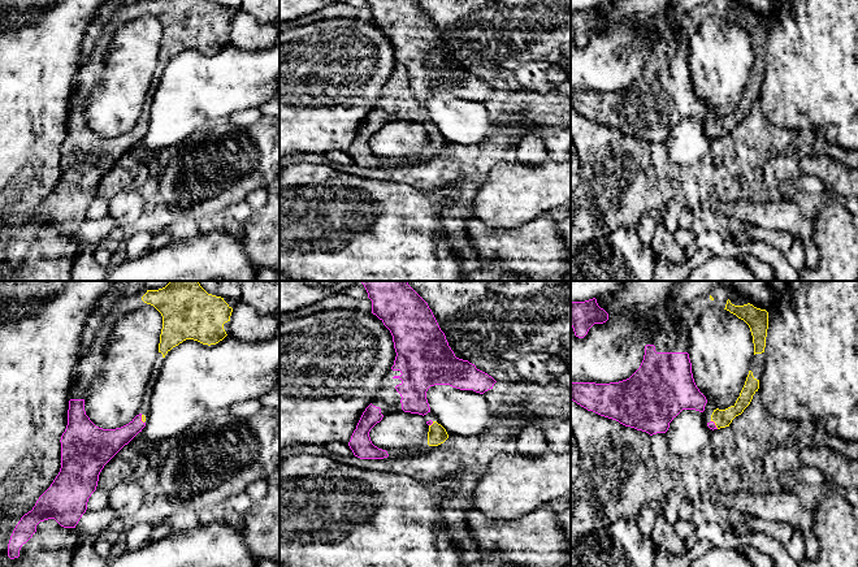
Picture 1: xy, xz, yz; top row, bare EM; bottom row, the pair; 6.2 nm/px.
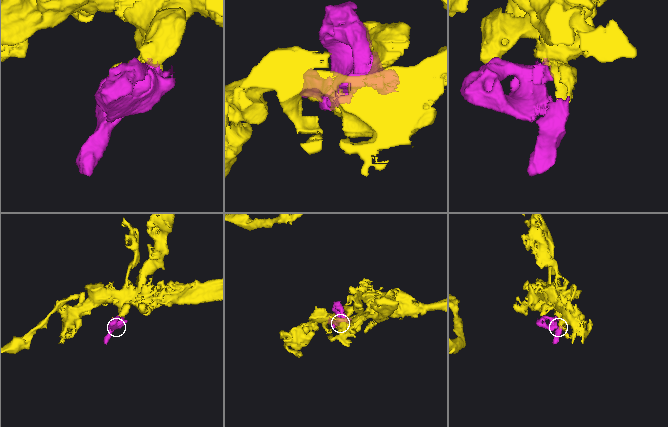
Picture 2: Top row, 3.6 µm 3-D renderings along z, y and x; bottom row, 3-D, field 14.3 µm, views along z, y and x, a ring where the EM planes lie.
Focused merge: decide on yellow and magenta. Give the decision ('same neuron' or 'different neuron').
same neuron

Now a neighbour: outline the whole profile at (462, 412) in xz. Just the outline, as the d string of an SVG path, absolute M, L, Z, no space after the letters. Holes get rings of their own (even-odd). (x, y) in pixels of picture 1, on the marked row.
M434 385L428 389L426 399L448 436L484 437L497 430L498 414L480 393Z

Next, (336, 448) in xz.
M333 441L325 445L325 447L334 455L338 456L352 456L354 453L350 449L348 443L342 443L339 441Z

